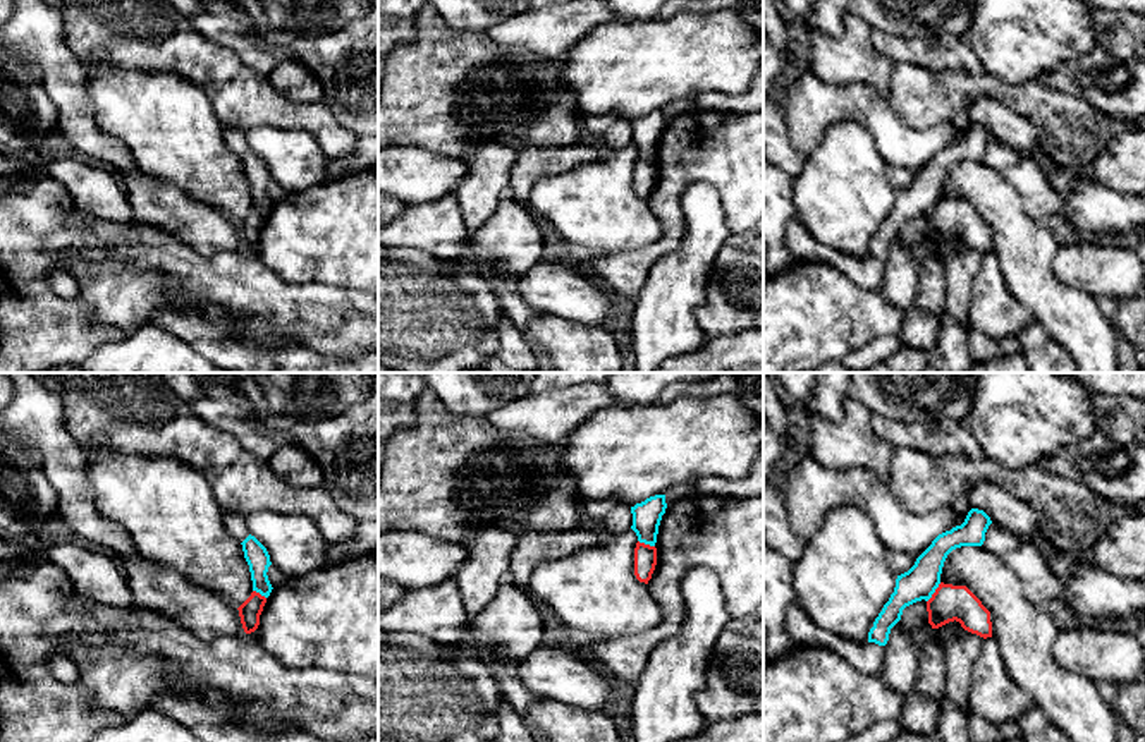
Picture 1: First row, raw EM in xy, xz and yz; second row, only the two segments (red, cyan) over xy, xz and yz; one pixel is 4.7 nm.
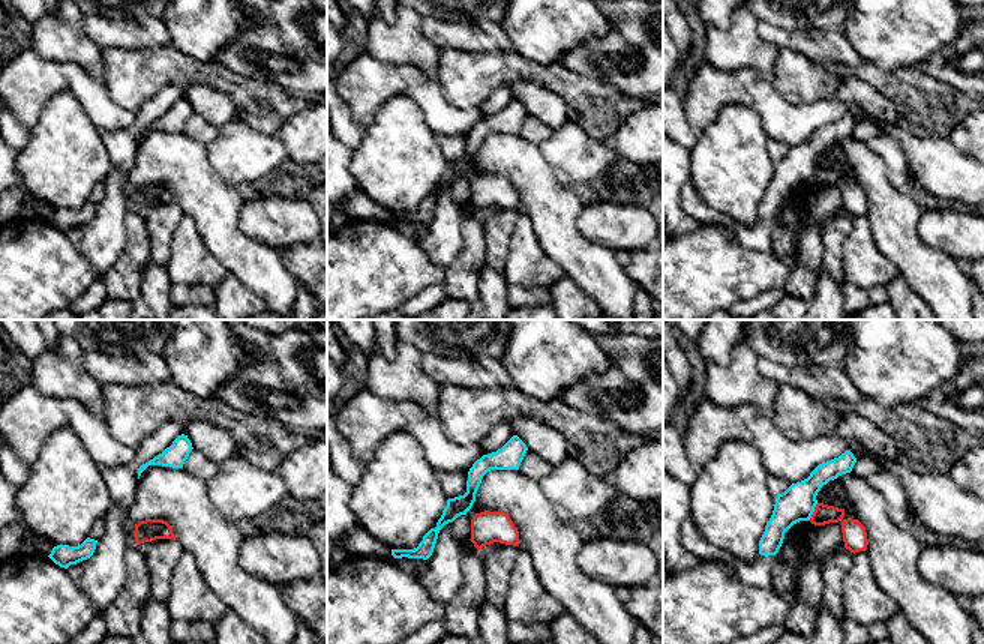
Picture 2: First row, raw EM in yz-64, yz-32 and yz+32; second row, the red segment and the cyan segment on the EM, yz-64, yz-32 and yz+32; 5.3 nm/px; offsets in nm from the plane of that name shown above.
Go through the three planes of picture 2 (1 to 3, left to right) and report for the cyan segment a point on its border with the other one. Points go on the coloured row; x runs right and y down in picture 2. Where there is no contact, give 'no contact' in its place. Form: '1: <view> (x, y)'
1: no contact
2: no contact
3: yz+32 (813, 512)

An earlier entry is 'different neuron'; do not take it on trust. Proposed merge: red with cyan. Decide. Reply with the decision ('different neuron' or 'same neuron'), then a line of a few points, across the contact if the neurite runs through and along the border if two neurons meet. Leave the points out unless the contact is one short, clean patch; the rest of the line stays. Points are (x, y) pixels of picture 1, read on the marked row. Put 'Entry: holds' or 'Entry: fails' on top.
Entry: holds
different neuron | yz (941, 583), (927, 602)

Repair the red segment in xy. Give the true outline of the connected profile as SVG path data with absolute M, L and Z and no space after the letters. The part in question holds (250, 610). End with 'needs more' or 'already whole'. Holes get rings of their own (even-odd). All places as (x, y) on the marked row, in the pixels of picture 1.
M253 591L251 596L237 608L246 634L251 634L258 629L265 603L266 598Z | already whole

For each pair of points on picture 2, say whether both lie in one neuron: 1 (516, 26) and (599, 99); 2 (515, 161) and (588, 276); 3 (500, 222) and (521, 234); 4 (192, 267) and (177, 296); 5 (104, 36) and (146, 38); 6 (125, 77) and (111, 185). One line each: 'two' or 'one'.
1: two
2: one
3: two
4: two
5: one
6: two

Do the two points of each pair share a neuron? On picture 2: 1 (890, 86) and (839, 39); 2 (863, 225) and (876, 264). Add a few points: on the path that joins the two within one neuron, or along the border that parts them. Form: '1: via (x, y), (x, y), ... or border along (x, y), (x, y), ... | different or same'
1: border along (827, 60), (851, 65), (863, 60) | different
2: via (863, 234), (863, 251), (867, 255) | same

